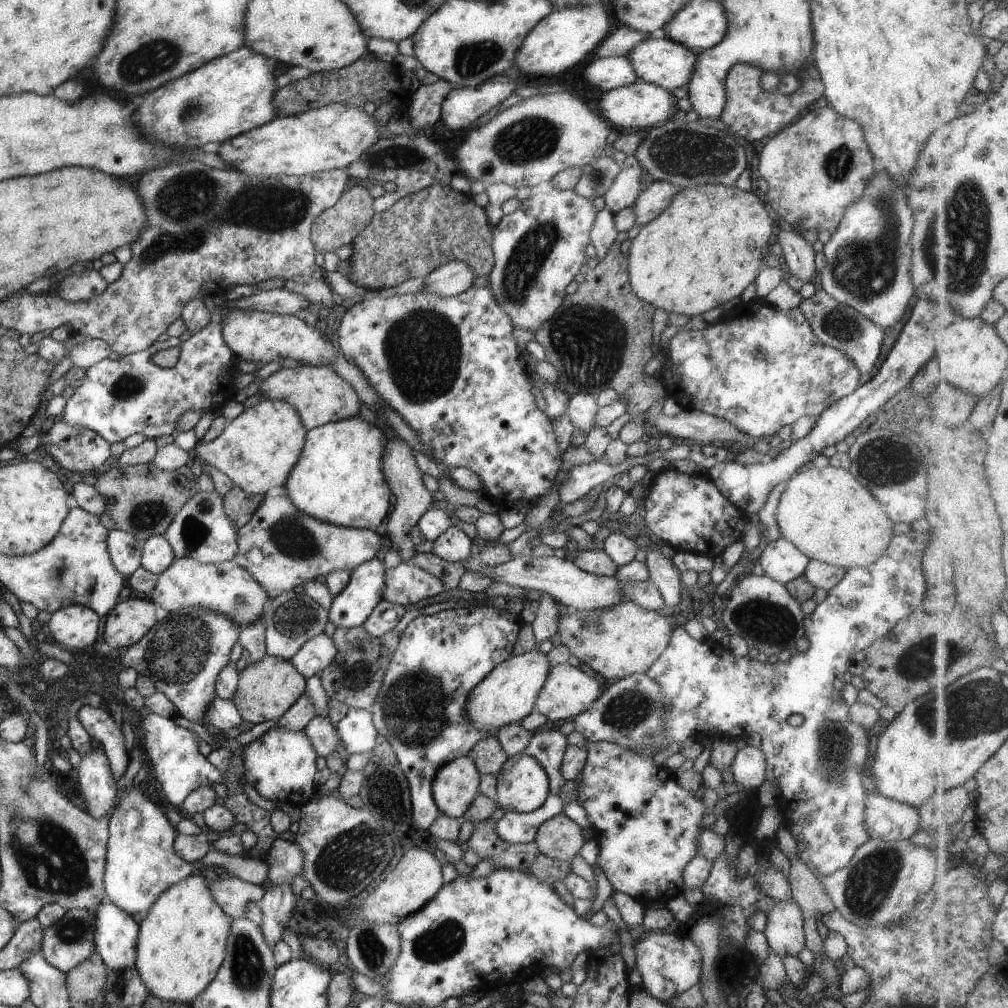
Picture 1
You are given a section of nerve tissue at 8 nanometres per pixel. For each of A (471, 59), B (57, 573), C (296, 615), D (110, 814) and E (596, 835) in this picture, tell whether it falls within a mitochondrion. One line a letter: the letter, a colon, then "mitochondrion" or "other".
A: mitochondrion
B: mitochondrion
C: mitochondrion
D: other
E: other

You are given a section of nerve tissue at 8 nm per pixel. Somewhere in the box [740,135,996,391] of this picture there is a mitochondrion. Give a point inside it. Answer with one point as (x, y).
(960, 250)

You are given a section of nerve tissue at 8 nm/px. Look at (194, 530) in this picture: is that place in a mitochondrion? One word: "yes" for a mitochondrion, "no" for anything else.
yes

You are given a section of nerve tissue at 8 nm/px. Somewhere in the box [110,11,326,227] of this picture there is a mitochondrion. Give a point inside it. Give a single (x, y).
(155, 57)

